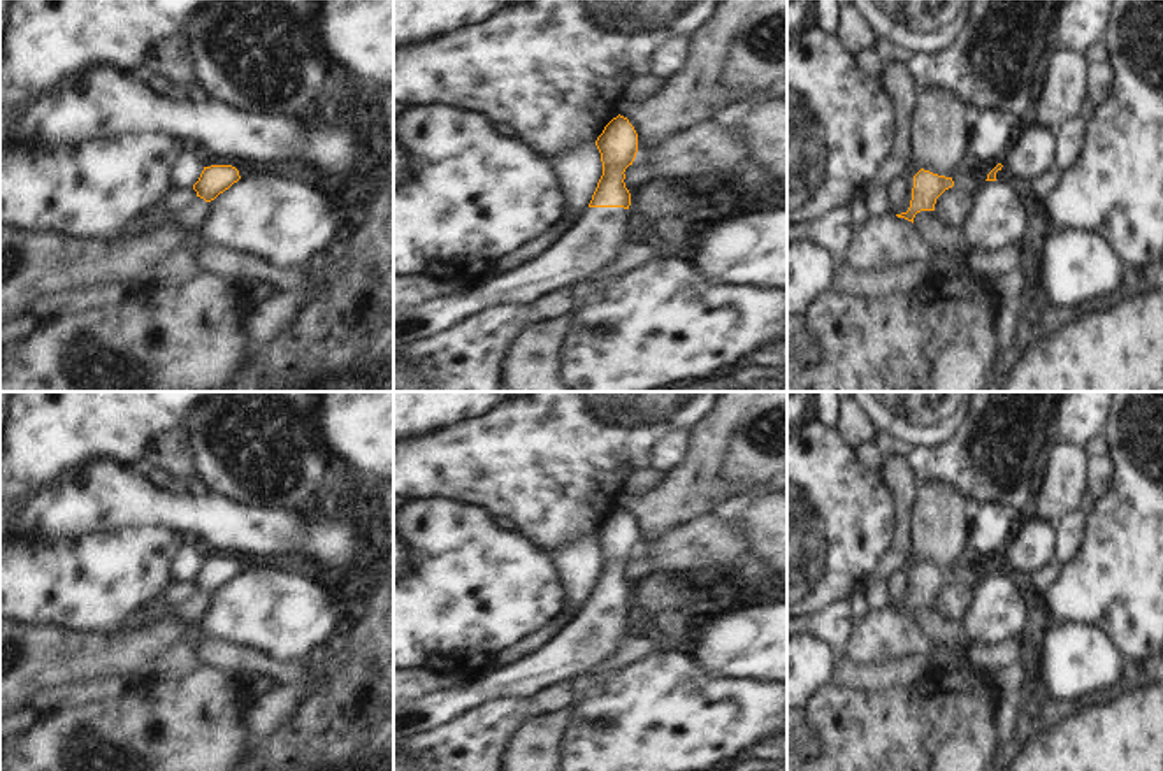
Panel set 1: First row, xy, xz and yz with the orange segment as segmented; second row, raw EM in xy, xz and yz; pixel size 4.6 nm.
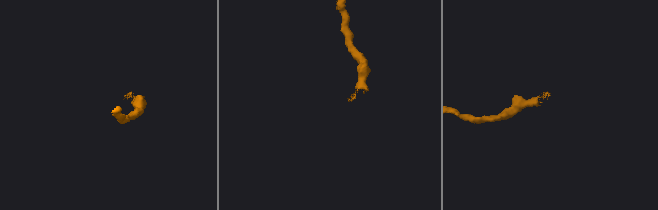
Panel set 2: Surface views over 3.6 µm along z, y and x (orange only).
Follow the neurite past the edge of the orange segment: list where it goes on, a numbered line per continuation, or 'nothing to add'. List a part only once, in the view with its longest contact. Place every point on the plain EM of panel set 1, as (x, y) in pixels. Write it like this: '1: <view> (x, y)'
1: xz (592, 634)

